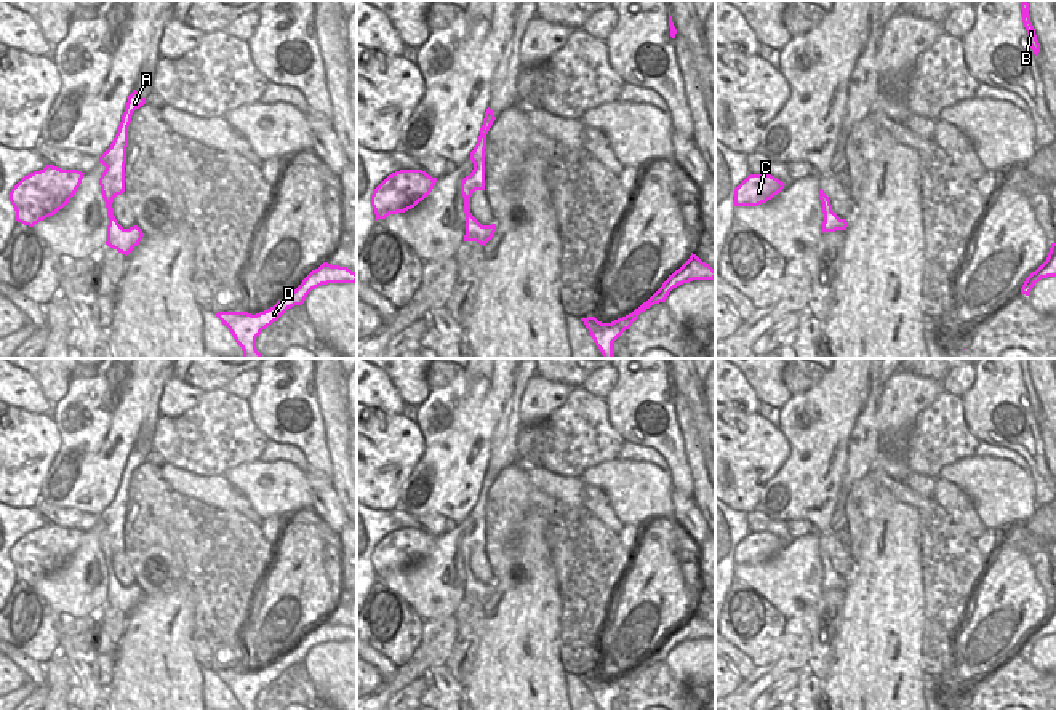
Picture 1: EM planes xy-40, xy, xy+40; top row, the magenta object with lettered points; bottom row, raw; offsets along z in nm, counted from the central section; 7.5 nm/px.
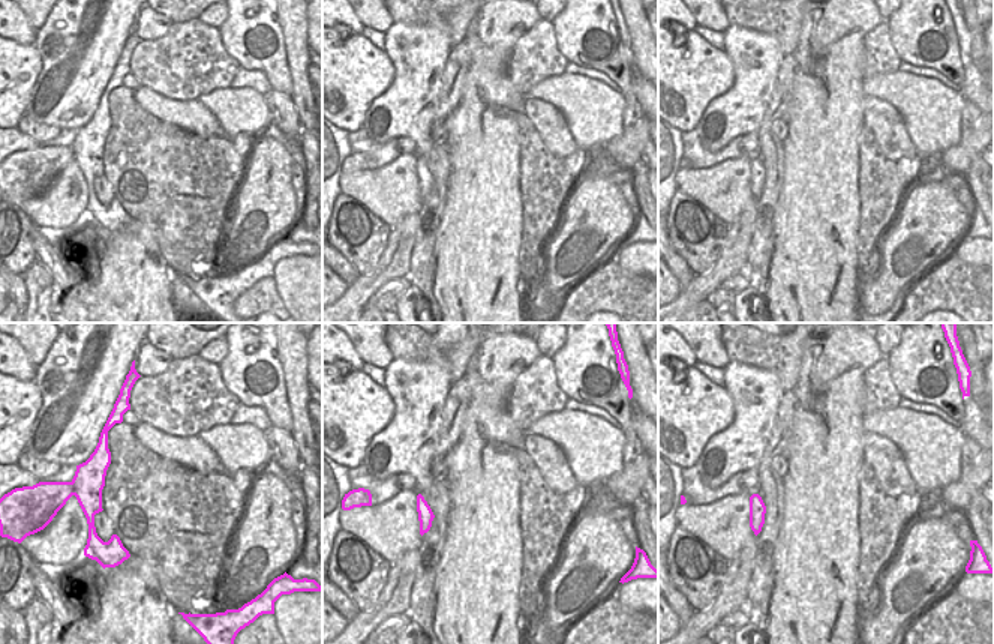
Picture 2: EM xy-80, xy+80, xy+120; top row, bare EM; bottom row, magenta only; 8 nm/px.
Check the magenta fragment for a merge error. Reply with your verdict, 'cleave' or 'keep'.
keep

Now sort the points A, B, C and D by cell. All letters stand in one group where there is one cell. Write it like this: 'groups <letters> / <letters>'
groups A B C D

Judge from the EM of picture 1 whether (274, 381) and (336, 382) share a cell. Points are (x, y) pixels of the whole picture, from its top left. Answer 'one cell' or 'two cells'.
two cells

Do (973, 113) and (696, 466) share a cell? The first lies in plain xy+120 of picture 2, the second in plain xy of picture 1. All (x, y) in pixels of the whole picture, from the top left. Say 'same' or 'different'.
different

